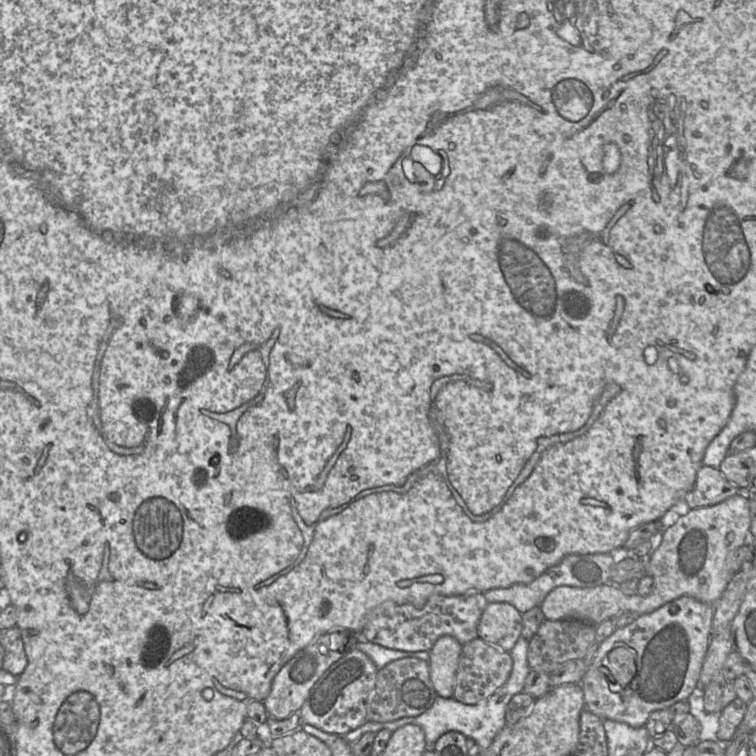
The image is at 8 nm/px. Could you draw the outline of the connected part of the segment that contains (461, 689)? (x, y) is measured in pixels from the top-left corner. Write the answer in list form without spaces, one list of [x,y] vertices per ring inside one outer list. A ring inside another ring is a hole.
[[[477,637],[462,646],[452,697],[464,704],[477,704],[492,695],[507,681],[512,667],[513,659],[508,651],[501,650]]]

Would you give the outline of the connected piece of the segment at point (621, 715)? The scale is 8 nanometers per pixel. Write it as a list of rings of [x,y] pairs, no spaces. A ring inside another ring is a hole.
[[[682,596],[653,612],[639,615],[627,626],[616,627],[614,633],[600,643],[580,682],[585,708],[601,720],[623,722],[636,728],[644,726],[652,712],[687,700],[700,678],[710,642],[713,616],[714,605],[691,596]],[[618,646],[628,646],[636,652],[636,674],[624,687],[602,665],[607,654]]]

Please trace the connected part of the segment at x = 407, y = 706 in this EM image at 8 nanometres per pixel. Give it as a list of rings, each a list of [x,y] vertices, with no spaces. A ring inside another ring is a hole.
[[[412,657],[394,660],[377,672],[375,688],[367,705],[367,721],[390,722],[419,716],[432,706],[437,696],[427,661]]]

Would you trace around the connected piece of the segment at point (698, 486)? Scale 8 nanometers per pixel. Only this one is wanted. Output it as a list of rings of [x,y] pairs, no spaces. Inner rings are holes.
[[[701,465],[691,489],[683,496],[682,503],[690,509],[715,505],[741,491],[729,482],[719,468]]]

